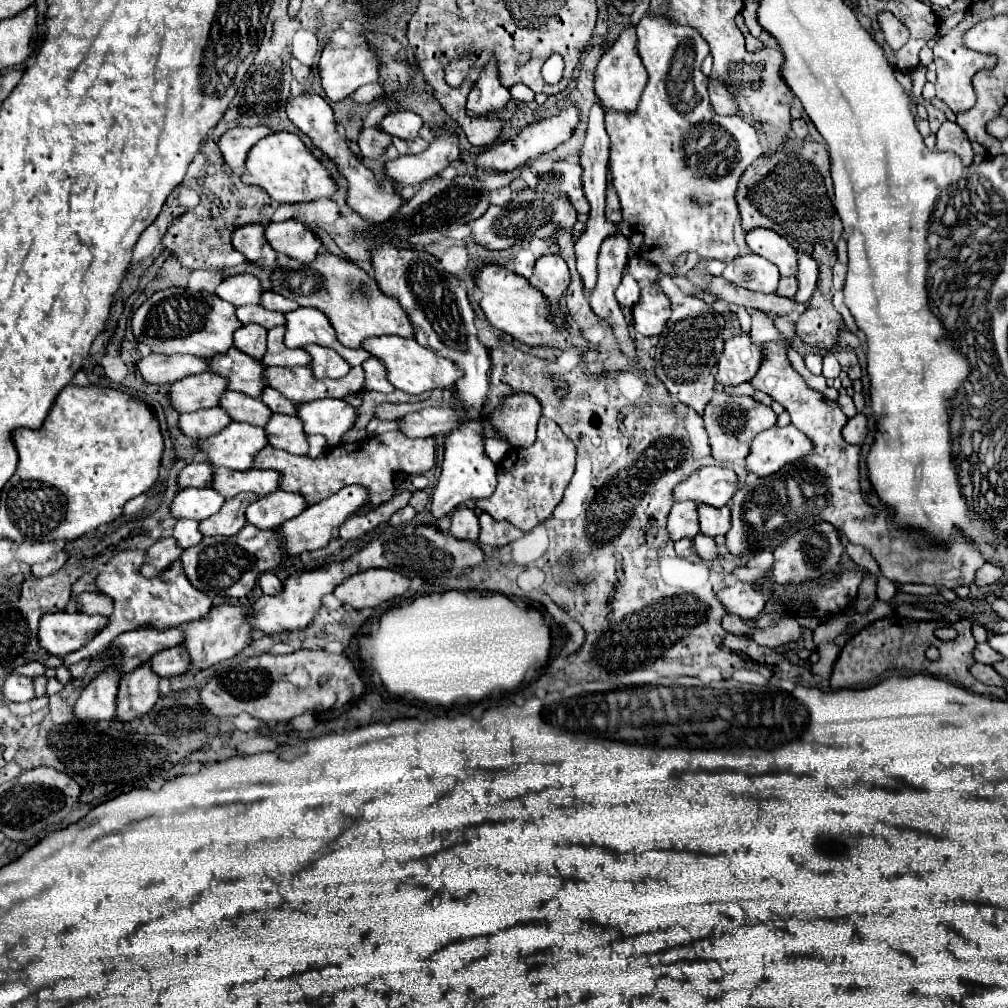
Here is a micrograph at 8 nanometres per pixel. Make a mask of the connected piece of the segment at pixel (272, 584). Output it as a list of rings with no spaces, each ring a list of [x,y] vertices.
[[[264,572],[264,574],[260,576],[260,588],[262,588],[264,594],[274,596],[274,594],[280,594],[284,586],[282,586],[282,582],[280,582],[272,572]]]

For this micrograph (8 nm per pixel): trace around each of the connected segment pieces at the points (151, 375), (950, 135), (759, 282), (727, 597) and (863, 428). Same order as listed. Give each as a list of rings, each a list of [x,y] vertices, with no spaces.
[[[148,354],[138,360],[138,370],[142,378],[150,384],[172,384],[190,374],[200,374],[208,370],[208,360],[190,354]]]
[[[944,122],[936,134],[936,148],[942,152],[954,152],[960,156],[964,166],[972,164],[974,152],[970,146],[970,140],[966,138],[966,132],[956,122]]]
[[[744,254],[744,256],[738,256],[736,260],[732,260],[724,268],[722,278],[732,284],[738,284],[746,290],[770,294],[770,292],[776,292],[776,288],[778,288],[780,272],[772,262],[764,260],[762,256]]]
[[[736,582],[718,592],[720,602],[726,606],[730,614],[738,614],[742,618],[756,618],[766,602],[772,598],[772,590],[758,590],[756,584]]]
[[[856,414],[854,418],[850,418],[842,430],[842,436],[850,444],[862,444],[868,436],[868,418],[864,414]]]

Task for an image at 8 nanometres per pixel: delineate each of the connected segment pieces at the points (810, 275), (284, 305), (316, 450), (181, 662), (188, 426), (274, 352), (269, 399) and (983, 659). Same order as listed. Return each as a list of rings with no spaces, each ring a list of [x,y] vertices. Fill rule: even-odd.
[[[798,254],[798,294],[794,300],[808,302],[818,280],[818,262],[810,254]]]
[[[264,292],[260,304],[266,306],[268,310],[280,310],[280,312],[284,312],[284,314],[298,308],[298,304],[296,304],[294,300],[288,300],[288,298],[284,298],[284,296],[276,294],[276,292]]]
[[[310,435],[308,437],[308,443],[310,446],[308,456],[310,456],[310,458],[320,456],[327,447],[326,439],[322,435]]]
[[[180,646],[166,648],[150,658],[150,666],[160,678],[180,676],[188,670],[188,656],[184,656],[184,648]]]
[[[216,406],[210,410],[182,414],[178,420],[178,426],[182,428],[184,434],[200,440],[200,438],[210,438],[220,434],[230,422],[232,418],[228,416],[228,412],[222,406]]]
[[[276,326],[272,330],[268,330],[268,350],[266,356],[260,360],[266,366],[308,366],[312,362],[312,356],[304,350],[290,350],[284,344],[284,326]]]
[[[274,388],[264,390],[262,400],[264,400],[264,404],[268,404],[268,408],[272,408],[272,412],[290,414],[290,416],[296,416],[296,412],[298,412],[298,406],[292,400],[288,400],[284,394],[274,390]]]
[[[988,642],[976,644],[976,648],[974,648],[974,660],[980,662],[980,664],[994,664],[994,662],[998,662],[1000,658],[1002,658],[1002,656],[996,654],[996,652],[988,646]]]

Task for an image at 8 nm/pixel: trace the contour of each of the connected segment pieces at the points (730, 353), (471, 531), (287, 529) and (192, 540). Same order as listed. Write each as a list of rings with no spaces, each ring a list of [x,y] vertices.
[[[740,332],[726,340],[724,352],[718,360],[716,382],[722,386],[736,386],[750,382],[764,360],[764,346],[750,340],[750,332]]]
[[[458,508],[452,514],[452,528],[450,534],[456,536],[458,540],[478,540],[480,524],[478,516],[470,508]]]
[[[352,484],[352,486],[344,486],[340,492],[336,492],[334,496],[310,506],[308,510],[304,510],[300,516],[284,522],[280,526],[280,536],[286,540],[286,550],[288,554],[296,556],[302,554],[306,550],[318,550],[328,546],[328,542],[334,538],[334,532],[338,532],[338,528],[356,512],[360,512],[360,508],[364,508],[370,502],[368,490],[360,484]]]
[[[178,520],[176,528],[174,528],[174,538],[178,540],[178,544],[182,548],[190,548],[200,544],[200,540],[204,538],[202,532],[198,530],[198,520]]]

